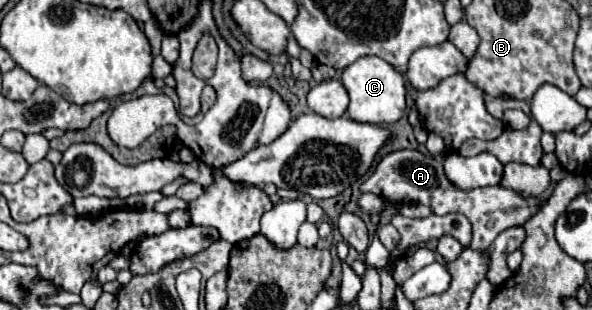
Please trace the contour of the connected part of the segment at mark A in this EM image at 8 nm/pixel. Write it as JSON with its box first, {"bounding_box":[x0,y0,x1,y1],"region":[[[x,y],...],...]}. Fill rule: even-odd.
{"bounding_box":[360,149,542,253],"region":[[[400,149],[384,155],[374,173],[360,185],[362,193],[374,193],[378,197],[384,197],[392,205],[406,205],[406,203],[422,203],[430,207],[434,215],[448,215],[448,213],[462,213],[470,219],[474,237],[472,237],[472,249],[486,253],[492,245],[492,241],[508,227],[526,223],[536,209],[542,205],[536,197],[524,199],[512,189],[504,189],[500,185],[494,187],[476,187],[476,189],[460,189],[452,185],[444,175],[444,165],[440,157],[422,155],[414,149]]]}

